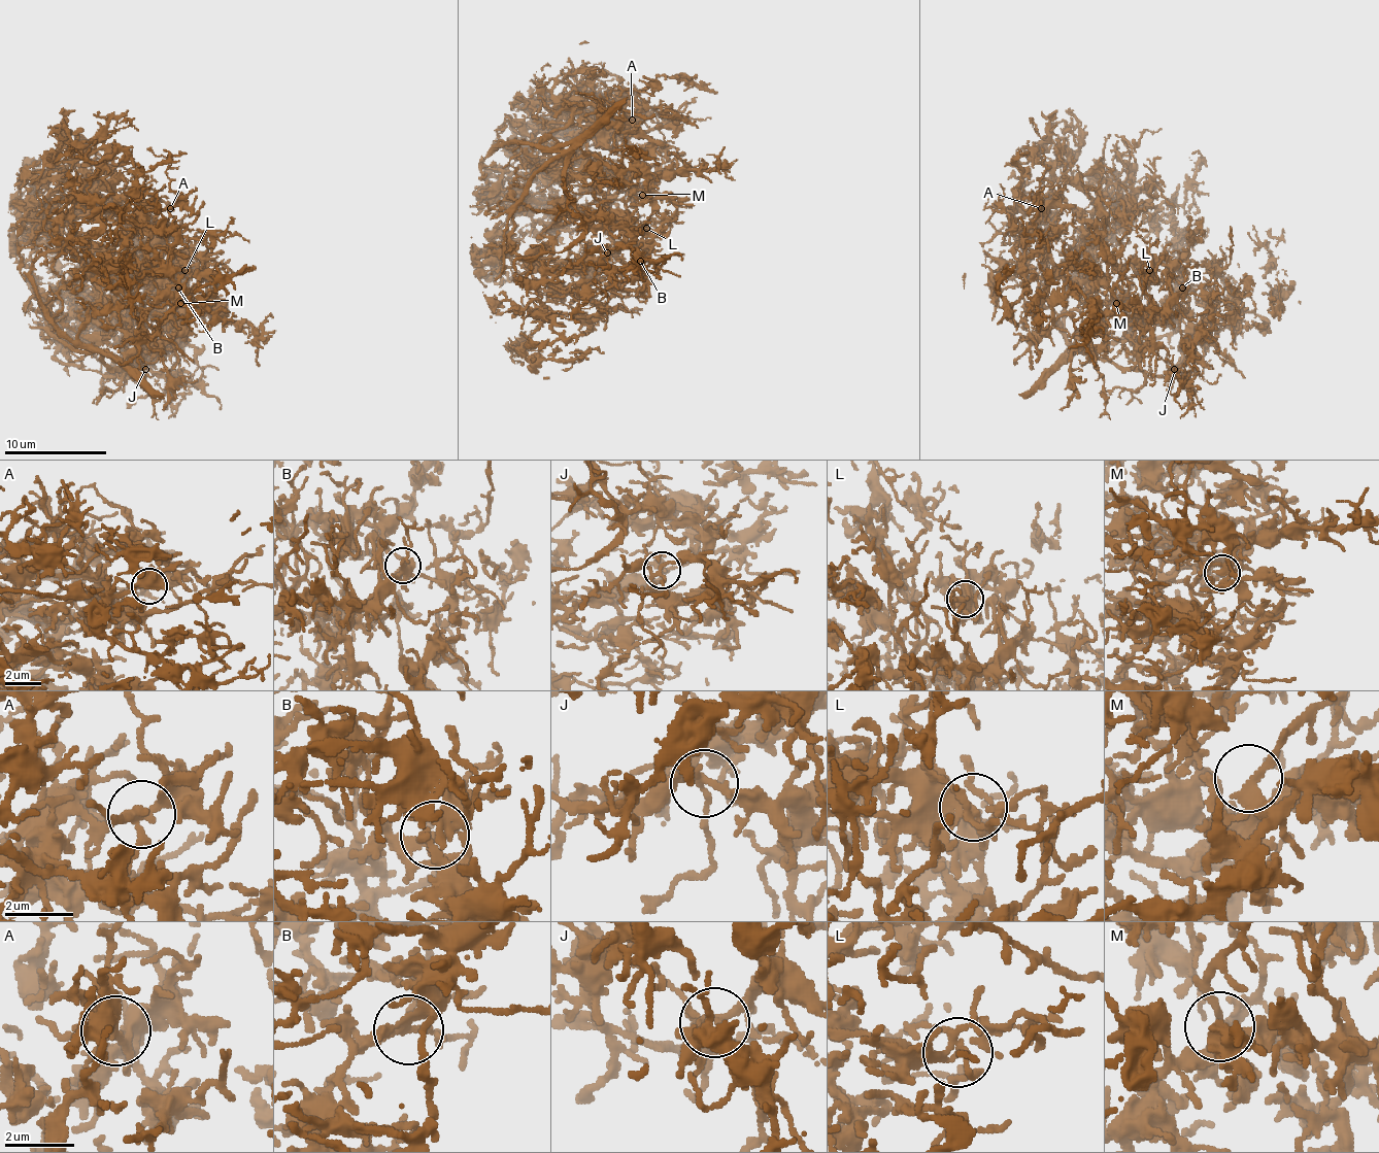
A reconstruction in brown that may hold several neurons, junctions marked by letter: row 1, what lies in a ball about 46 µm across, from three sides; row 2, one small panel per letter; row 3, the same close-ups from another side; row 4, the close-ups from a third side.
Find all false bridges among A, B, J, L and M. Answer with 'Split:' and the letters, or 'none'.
Split: none

